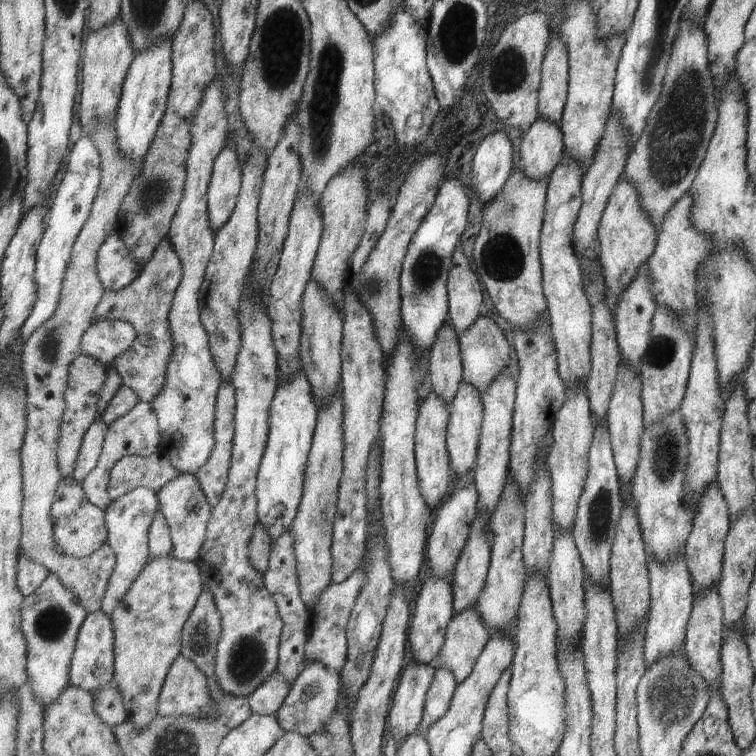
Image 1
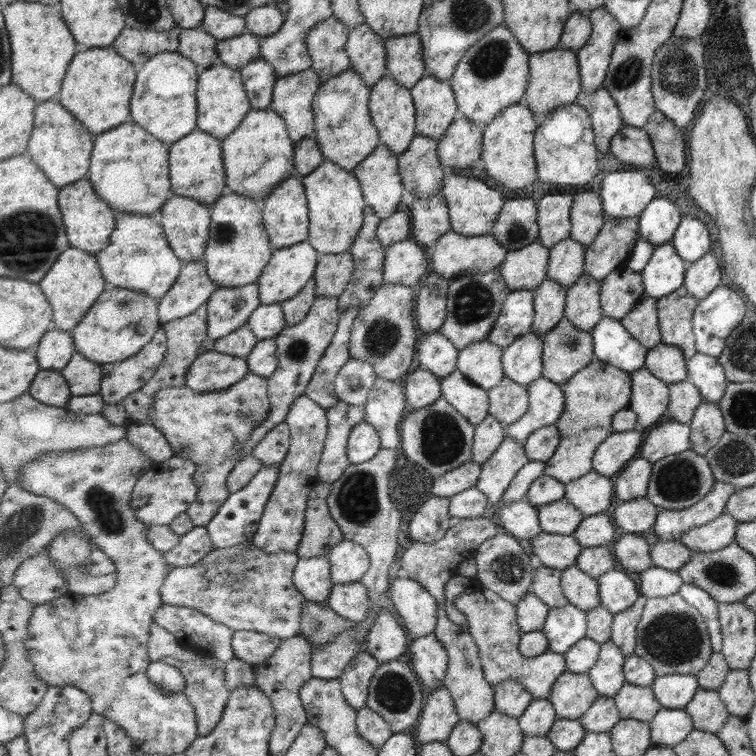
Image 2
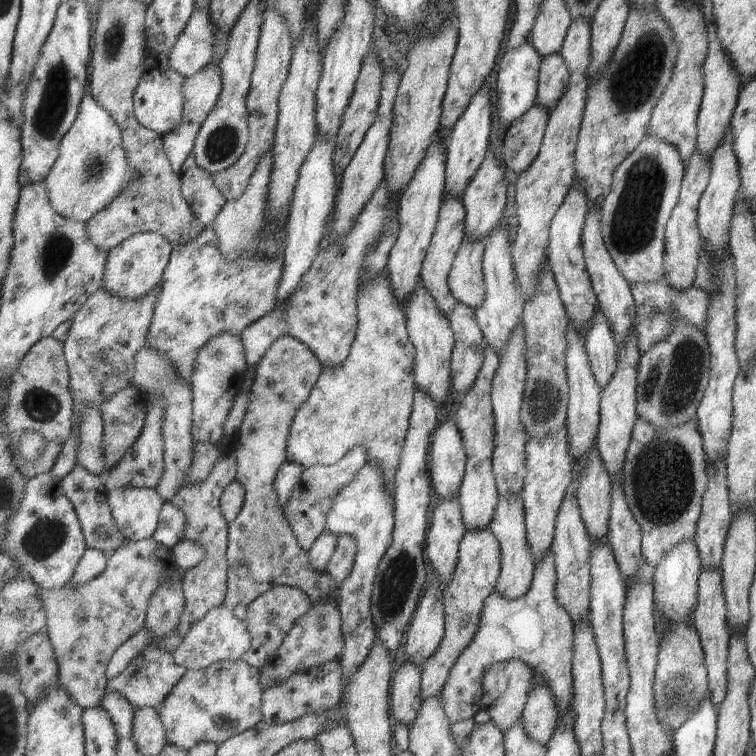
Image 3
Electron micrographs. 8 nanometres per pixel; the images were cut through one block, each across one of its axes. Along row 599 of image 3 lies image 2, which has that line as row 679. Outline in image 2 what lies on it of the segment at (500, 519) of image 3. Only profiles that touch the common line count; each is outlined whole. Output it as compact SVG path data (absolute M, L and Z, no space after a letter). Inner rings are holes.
M509 679L495 689L495 708L503 713L519 718L526 712L527 707L534 701L534 695L519 679Z

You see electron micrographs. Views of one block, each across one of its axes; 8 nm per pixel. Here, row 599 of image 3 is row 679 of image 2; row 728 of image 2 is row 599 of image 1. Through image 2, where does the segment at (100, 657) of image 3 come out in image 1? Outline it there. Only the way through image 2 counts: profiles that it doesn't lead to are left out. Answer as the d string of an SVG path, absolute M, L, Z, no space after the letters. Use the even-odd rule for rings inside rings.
M171 557L152 560L143 569L131 590L114 610L111 618L116 634L114 680L122 694L124 705L129 711L130 719L140 728L145 729L158 714L159 701L167 674L171 665L182 654L182 632L193 609L198 605L199 597L204 591L203 574L197 562L183 562Z

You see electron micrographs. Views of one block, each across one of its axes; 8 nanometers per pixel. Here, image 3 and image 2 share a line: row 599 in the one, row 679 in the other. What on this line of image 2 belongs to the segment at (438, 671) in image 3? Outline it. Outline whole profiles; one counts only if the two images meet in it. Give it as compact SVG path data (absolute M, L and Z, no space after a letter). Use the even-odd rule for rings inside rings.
M473 517L463 519L460 523L451 527L446 533L446 537L438 542L413 542L411 546L405 548L405 552L398 564L406 571L408 578L422 583L438 602L438 625L435 633L437 633L437 638L443 643L443 646L446 646L447 652L450 654L450 664L448 665L445 685L455 699L459 718L471 721L475 725L491 716L495 708L495 689L483 674L479 648L477 648L469 628L467 625L457 625L453 620L450 620L450 615L446 610L446 586L451 578L457 574L459 566L472 564L473 558L477 550L483 545L483 542L498 536L502 531L504 530L489 518Z

